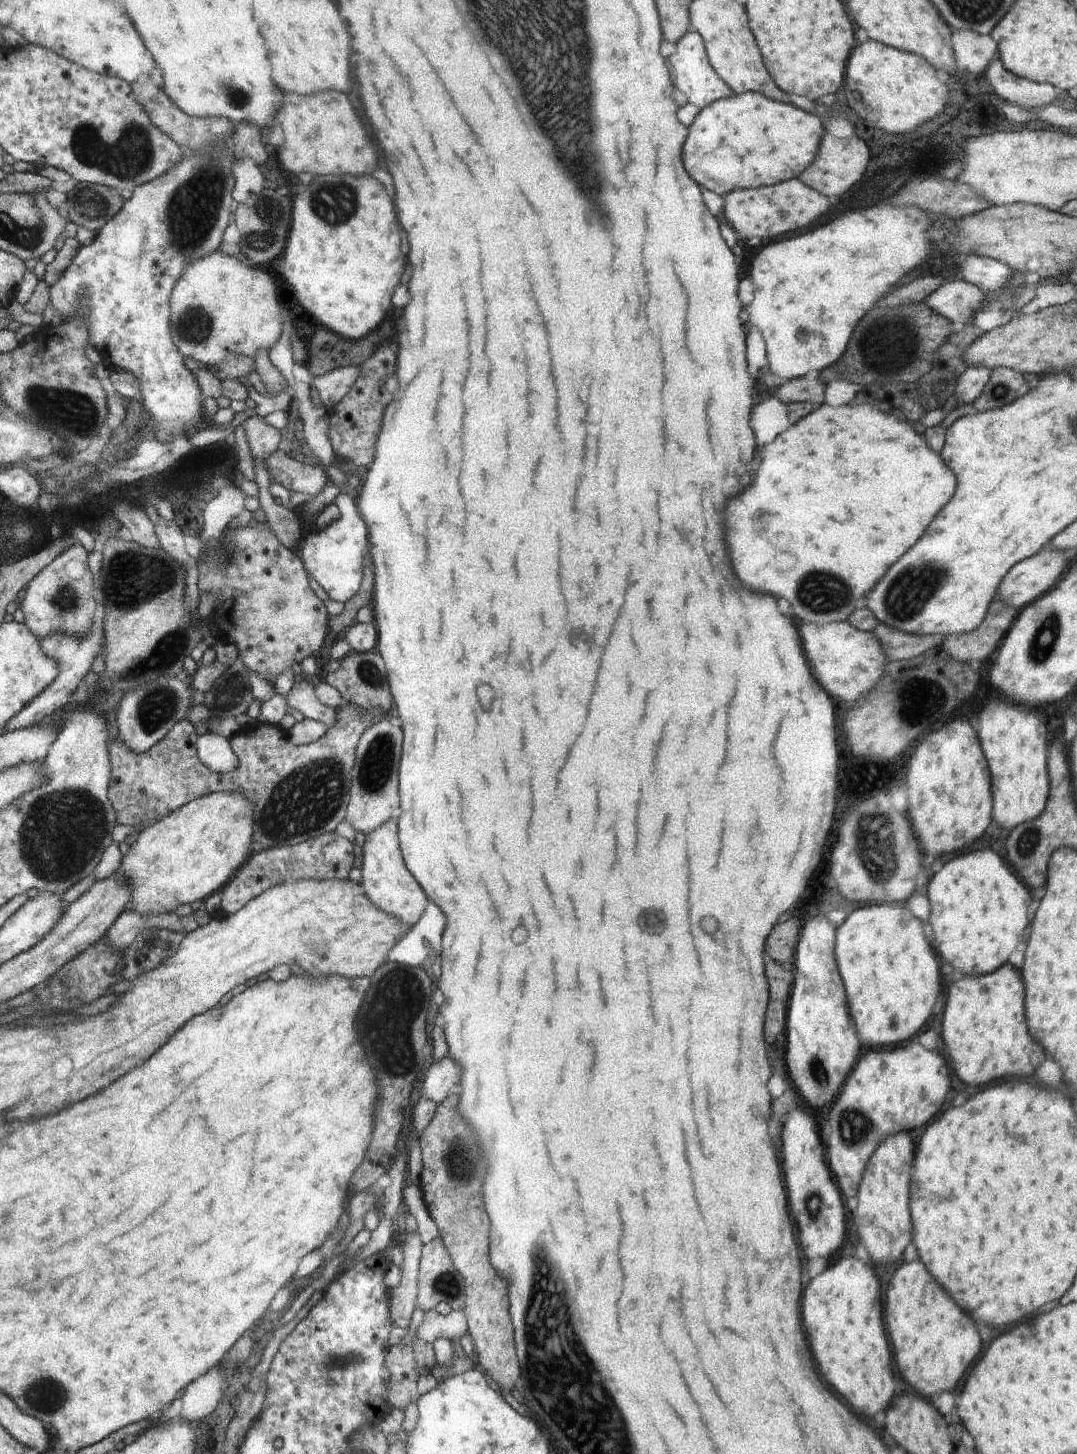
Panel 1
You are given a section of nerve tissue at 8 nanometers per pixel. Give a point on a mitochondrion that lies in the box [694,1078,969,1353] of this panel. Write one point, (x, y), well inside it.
(858, 1127)

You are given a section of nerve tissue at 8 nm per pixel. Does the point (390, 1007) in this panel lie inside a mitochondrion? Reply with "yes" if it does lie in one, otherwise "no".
yes

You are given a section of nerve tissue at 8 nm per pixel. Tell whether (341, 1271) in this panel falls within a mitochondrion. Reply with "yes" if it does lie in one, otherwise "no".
no

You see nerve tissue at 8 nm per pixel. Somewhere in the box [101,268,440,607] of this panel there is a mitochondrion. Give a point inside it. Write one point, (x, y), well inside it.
(195, 324)

